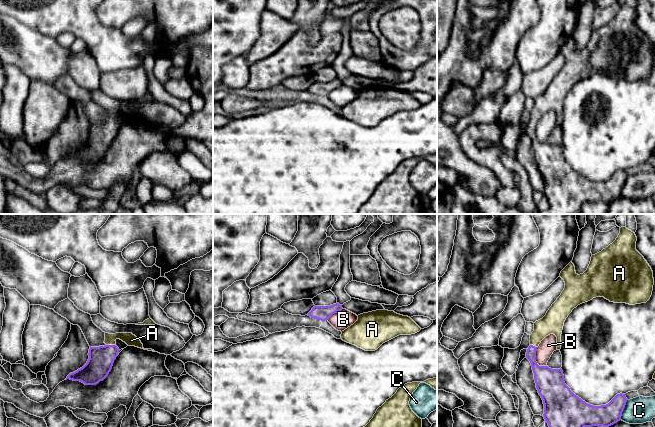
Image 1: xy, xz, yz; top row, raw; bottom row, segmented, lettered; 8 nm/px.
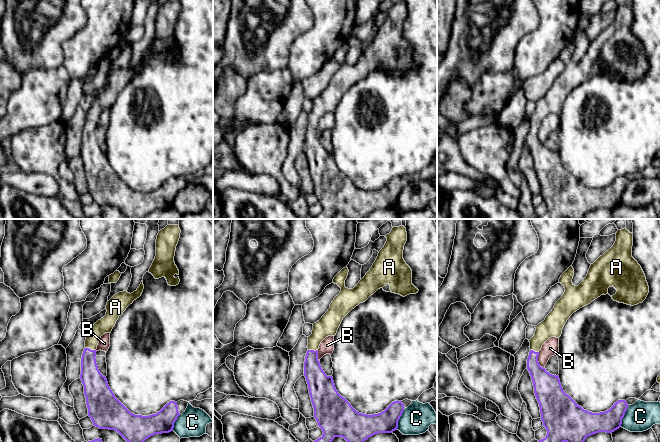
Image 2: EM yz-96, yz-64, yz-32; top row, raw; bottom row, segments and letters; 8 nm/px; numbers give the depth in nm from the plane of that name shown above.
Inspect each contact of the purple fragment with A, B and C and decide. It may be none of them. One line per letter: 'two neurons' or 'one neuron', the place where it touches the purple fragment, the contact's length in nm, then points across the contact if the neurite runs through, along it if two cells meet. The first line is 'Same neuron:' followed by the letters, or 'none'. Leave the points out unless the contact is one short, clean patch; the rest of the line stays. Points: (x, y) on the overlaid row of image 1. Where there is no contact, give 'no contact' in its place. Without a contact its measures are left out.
Same neuron: A
A: one neuron; meets purple in xy at (111, 345); contact 80 nm long
B: two neurons; meets purple in yz at (535, 360); contact 180 nm long; border along yz (536, 347), (536, 362), (539, 365), (546, 366)
C: two neurons; meets purple in yz at (623, 409); contact 180 nm long; border along yz (627, 399), (620, 419)

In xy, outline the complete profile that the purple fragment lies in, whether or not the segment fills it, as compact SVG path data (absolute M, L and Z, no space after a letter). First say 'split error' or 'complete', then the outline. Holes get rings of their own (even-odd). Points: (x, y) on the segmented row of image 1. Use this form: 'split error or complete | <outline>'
split error | M105 333L105 346L90 347L87 363L77 371L70 373L67 379L80 381L85 385L96 385L103 381L112 369L114 360L118 356L119 348L116 346L116 339L120 339L128 346L135 346L141 349L143 344L132 333Z

